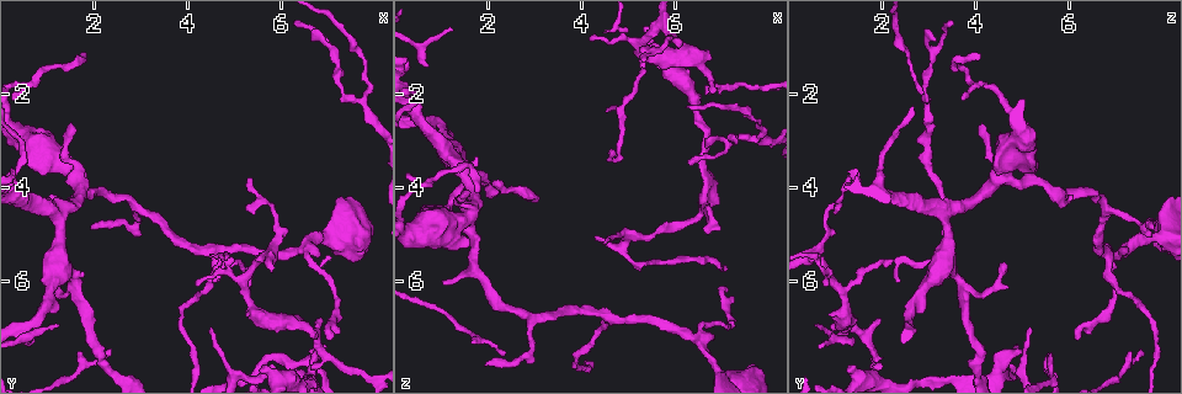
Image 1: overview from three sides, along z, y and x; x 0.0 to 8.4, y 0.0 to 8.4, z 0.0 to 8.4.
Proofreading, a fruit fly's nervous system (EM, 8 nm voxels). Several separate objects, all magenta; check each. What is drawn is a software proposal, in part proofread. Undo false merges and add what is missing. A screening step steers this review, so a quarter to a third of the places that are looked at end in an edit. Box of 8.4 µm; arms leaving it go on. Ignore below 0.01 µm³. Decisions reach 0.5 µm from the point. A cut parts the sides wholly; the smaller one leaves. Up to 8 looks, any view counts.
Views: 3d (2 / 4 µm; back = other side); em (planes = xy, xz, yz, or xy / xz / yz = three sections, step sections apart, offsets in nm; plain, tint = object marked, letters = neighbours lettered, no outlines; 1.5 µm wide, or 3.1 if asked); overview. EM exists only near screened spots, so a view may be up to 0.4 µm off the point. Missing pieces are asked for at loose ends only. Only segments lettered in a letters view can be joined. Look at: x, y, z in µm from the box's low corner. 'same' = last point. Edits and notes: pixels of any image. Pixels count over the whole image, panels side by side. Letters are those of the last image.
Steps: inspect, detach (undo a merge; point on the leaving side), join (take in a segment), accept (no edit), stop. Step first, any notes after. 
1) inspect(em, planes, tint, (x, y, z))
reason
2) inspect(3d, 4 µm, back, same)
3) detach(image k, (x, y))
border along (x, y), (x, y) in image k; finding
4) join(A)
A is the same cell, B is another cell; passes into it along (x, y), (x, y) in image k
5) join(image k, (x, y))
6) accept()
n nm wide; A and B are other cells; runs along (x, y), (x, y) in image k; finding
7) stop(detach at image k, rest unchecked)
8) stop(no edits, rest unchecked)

inspect(em, yz, step 4, tint, (5.20, 4.50, 1.05))
tapers out

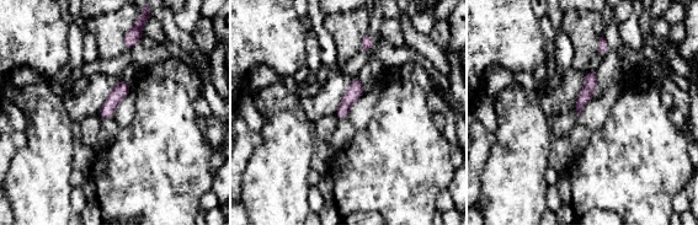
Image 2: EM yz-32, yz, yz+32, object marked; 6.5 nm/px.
inspect(em, planes, letters, same)

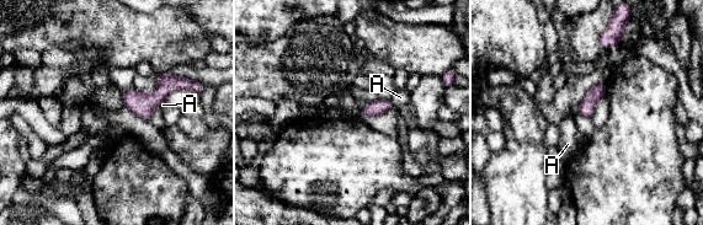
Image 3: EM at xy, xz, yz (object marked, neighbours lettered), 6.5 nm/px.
accept()
100 nm wide; A is another cell; runs along (185, 84), (126, 102) in image 3; none of them fits

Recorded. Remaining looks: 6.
inspect(3d, 2 µm, (4.50, 7.05, 5.15))
free end

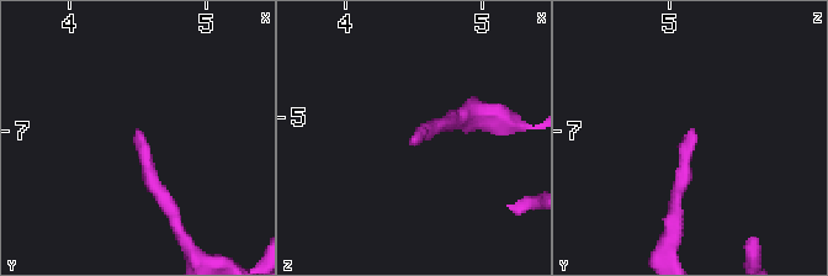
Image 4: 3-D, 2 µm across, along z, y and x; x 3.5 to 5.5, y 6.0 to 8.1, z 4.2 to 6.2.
inspect(em, planes, tint, (4.50, 6.98, 5.16))
need the tissue

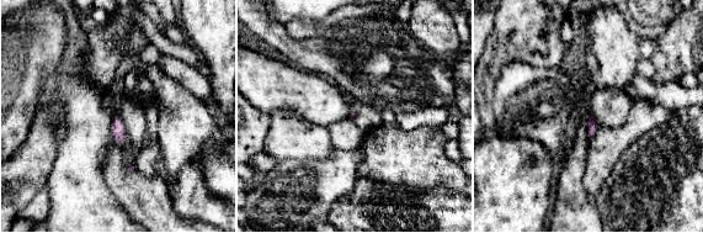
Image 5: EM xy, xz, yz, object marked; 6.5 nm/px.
inspect(em, planes, letters, same)
see the neighbours

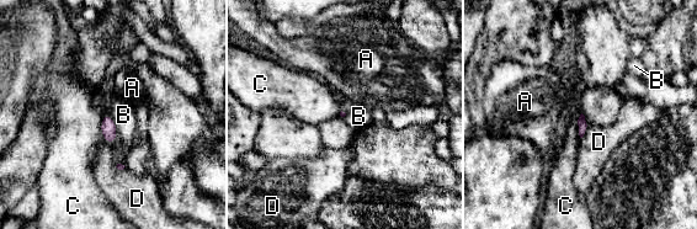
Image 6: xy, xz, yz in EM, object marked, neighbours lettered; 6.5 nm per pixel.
accept()
C touches over 170 nm; A, B, C and D are other cells; border along (108, 115), (117, 134) in image 6; none of them fits

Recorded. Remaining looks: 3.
inspect(em, planes, letters, (6.90, 7.35, 4.80))
an open end

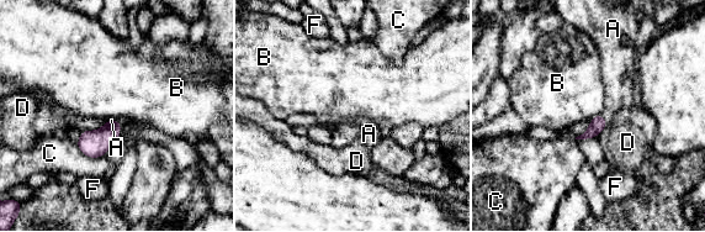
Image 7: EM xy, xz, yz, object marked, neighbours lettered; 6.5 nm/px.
join(A)
A is the same cell, B, C, D and F are other cells; it goes on there

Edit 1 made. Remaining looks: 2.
stop(join at image 7, rest unchecked)

